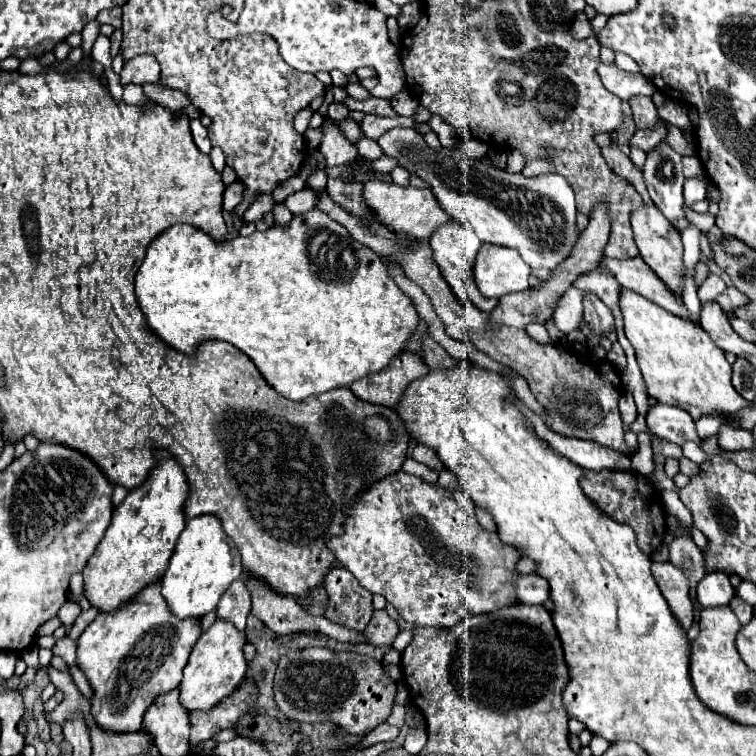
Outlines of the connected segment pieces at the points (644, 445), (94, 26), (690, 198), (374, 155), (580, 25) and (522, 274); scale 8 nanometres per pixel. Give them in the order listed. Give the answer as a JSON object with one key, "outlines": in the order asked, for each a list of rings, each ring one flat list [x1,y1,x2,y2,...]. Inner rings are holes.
{"outlines":[[[647,433,637,434,639,449,631,458,631,468,642,475,651,474,654,469,651,439]],[[90,20,90,22,84,26,84,30,80,32,80,34,82,34,82,48,84,48,84,54,90,54,92,44,94,44,98,32,100,32,100,24,98,24,96,20]],[[698,176,698,178,690,178,684,182,684,200,686,206,692,206,700,200,706,200,706,176]],[[364,138,364,140,360,142,358,150,360,150,360,154,362,154,366,160,378,160,378,158,384,154,382,148,376,144,376,140,370,140,370,138]],[[580,12,576,16,576,22,574,22,574,38,584,40,584,38,590,38,590,36,594,36,594,28,592,28,588,16,584,12]],[[482,244,474,262,474,278,484,296,502,298,530,288,530,266,516,254,516,250]]]}

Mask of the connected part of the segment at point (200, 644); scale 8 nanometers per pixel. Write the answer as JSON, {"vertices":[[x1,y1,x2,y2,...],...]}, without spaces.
{"vertices":[[218,618,192,648,190,660,184,668,184,678,180,684,180,702,186,710,210,710,214,702,228,696,242,680,248,670,244,658,244,646,248,644,246,632,232,626,232,622]]}

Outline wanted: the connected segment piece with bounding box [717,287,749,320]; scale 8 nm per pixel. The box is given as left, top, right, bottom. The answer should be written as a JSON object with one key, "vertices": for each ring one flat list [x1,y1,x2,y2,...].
{"vertices":[[727,287,718,297,717,302,722,307,729,320,735,318,734,309,749,302,748,297,735,287]]}

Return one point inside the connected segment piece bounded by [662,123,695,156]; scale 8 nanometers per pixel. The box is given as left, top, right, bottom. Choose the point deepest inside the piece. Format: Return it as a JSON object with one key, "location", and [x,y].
{"location":[676,139]}

